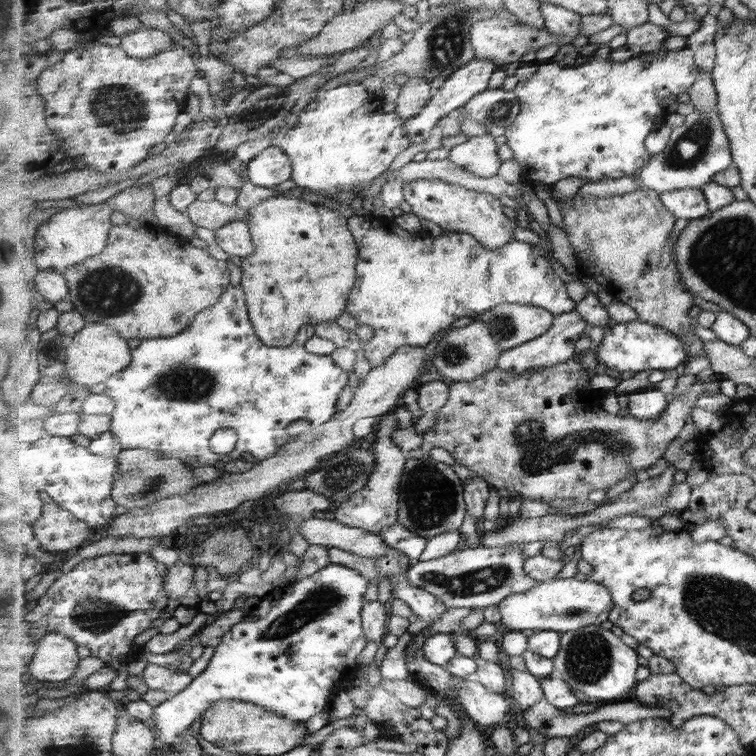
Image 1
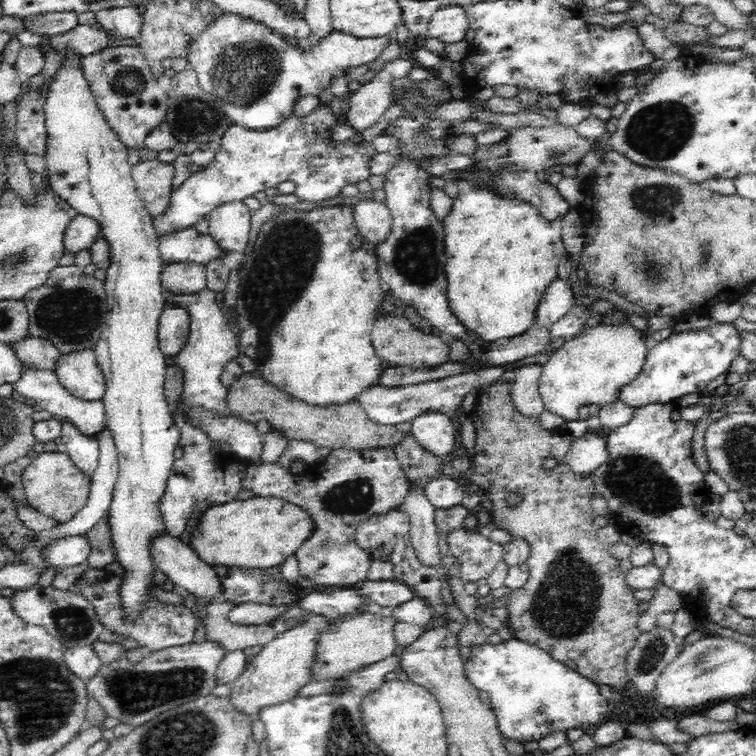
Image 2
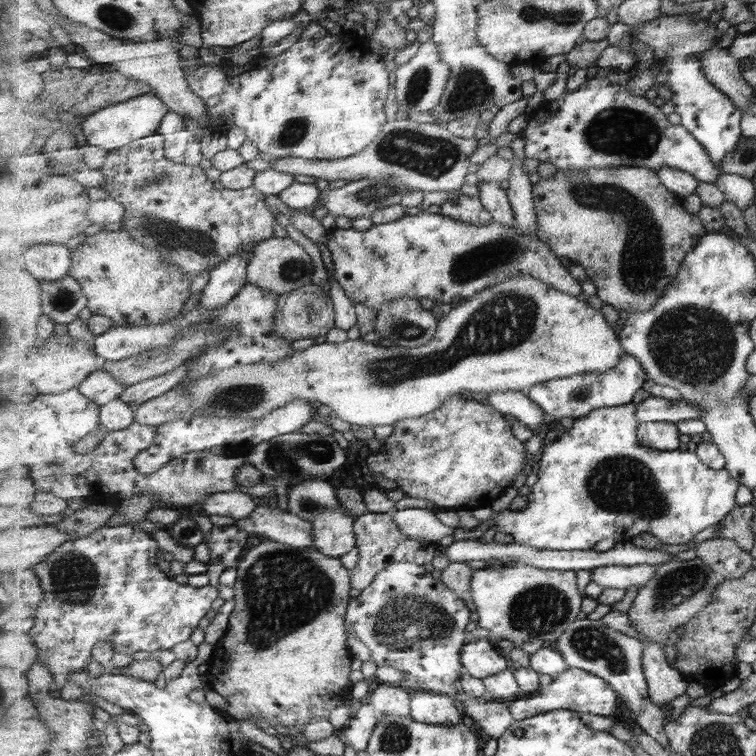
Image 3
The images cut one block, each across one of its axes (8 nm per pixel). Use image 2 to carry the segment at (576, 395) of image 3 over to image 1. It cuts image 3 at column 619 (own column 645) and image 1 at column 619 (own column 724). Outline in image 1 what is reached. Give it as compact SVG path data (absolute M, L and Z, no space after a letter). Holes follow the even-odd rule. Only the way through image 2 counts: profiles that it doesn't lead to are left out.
M639 318L626 323L616 323L608 328L604 339L593 350L601 363L619 374L627 371L638 373L649 369L671 370L677 368L679 364L684 364L688 358L686 346L677 335Z

